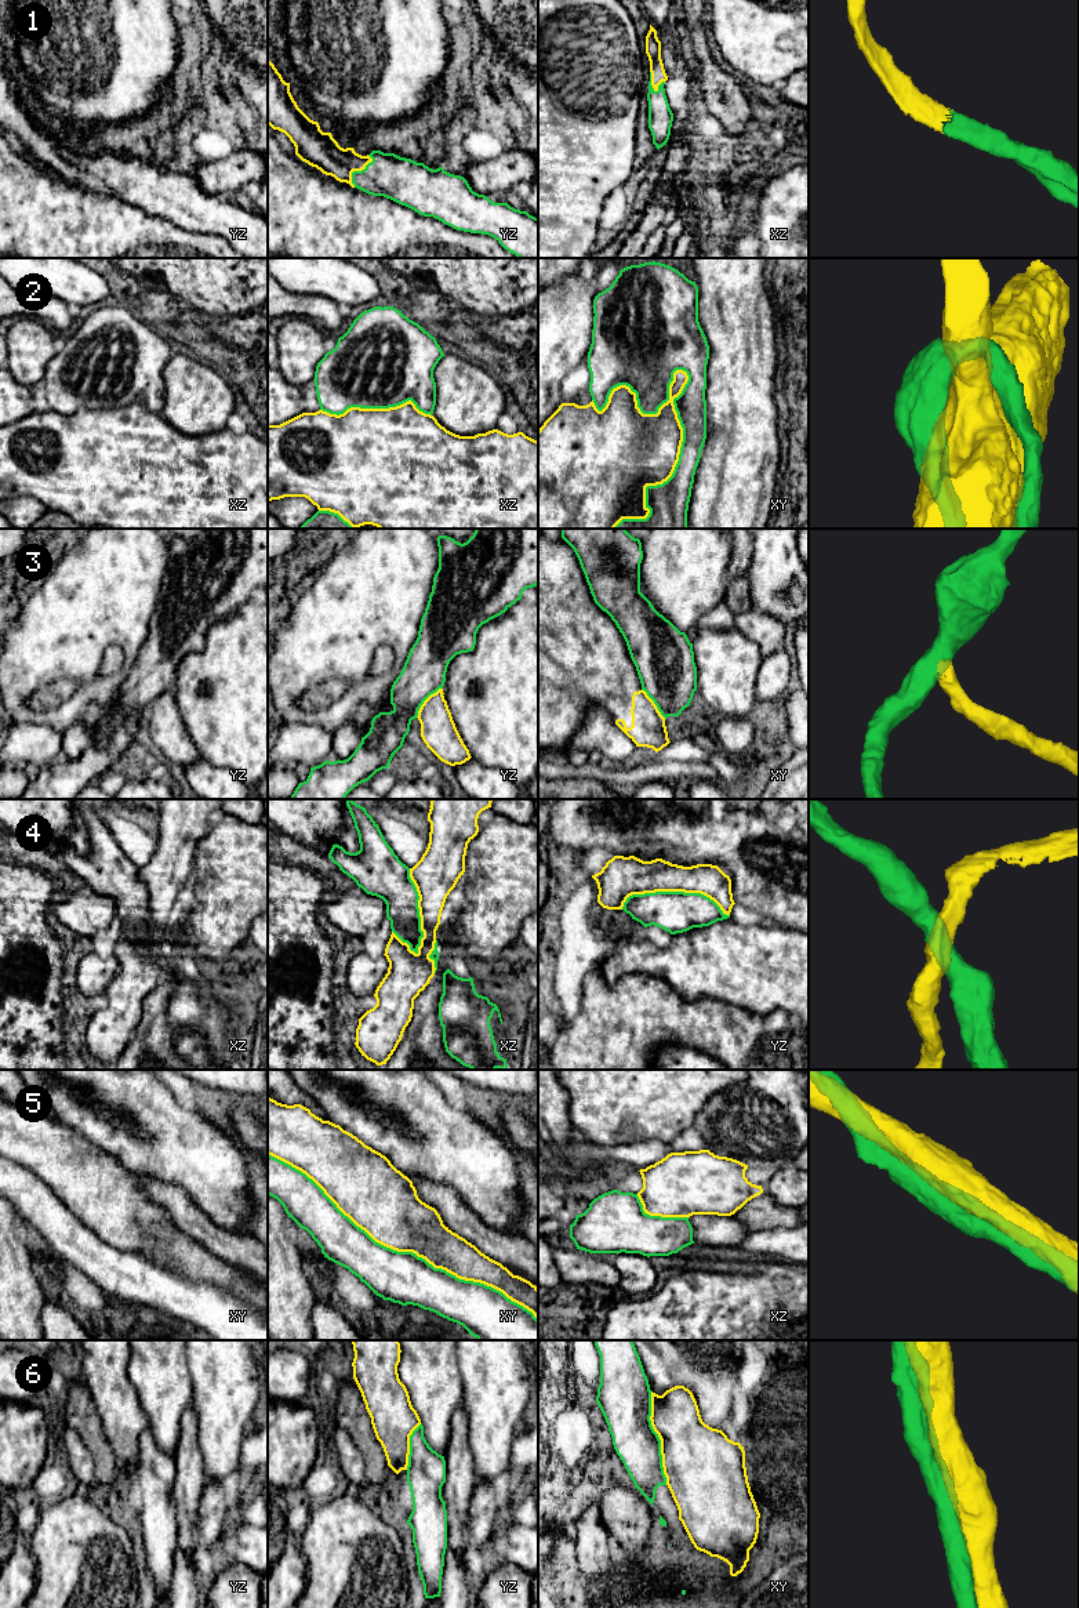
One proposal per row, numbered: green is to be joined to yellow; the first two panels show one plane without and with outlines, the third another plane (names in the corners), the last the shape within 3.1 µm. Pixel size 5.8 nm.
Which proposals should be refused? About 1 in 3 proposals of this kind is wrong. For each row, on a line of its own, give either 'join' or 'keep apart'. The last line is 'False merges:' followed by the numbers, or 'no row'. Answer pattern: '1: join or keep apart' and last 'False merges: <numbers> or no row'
1: join
2: keep apart
3: keep apart
4: keep apart
5: join
6: join
False merges: 2, 3, 4

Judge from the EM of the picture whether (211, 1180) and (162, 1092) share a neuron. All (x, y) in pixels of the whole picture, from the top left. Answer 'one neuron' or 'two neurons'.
one neuron

